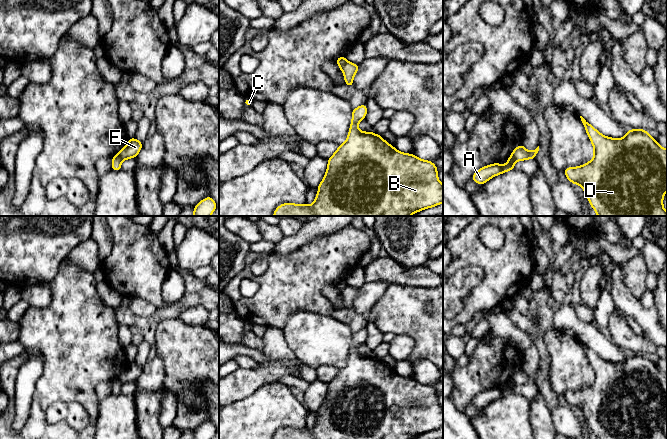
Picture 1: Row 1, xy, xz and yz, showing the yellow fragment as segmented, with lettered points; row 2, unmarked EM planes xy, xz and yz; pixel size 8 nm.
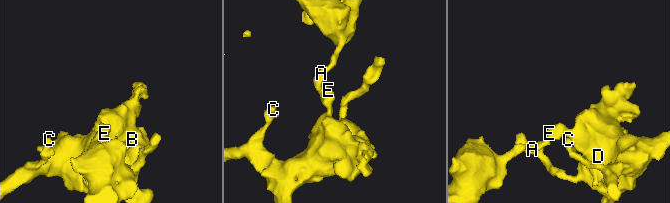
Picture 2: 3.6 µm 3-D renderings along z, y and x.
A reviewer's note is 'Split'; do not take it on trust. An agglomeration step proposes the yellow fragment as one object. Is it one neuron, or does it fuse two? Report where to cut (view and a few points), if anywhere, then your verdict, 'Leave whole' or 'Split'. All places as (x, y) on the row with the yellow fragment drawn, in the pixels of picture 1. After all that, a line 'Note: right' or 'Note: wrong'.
Split along xz (347, 61), (340, 67). Split
Note: right

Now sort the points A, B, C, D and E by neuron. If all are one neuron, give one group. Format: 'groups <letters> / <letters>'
groups A / B C D E

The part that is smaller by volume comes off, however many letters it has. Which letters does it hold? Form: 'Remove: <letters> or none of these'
Remove: A

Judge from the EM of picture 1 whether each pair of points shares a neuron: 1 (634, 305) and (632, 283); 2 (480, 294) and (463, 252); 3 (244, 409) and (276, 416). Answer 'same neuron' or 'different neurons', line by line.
1: different neurons
2: same neuron
3: same neuron

